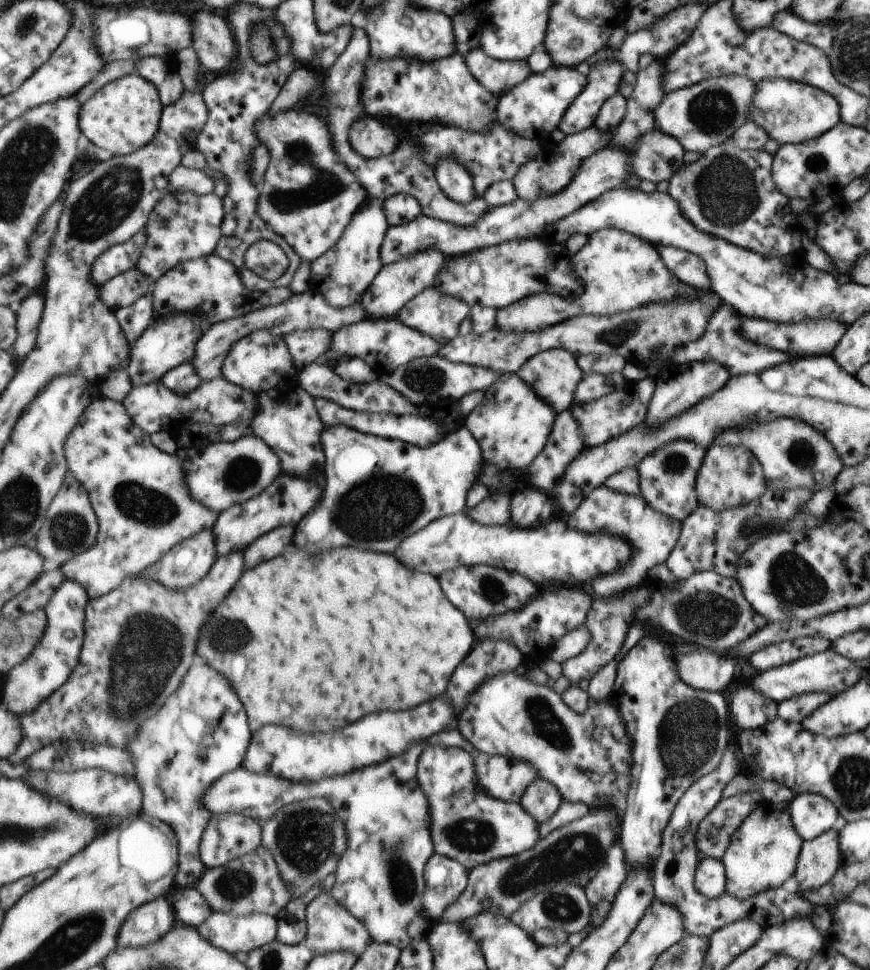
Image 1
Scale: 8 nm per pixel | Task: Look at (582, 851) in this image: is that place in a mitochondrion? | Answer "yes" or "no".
yes

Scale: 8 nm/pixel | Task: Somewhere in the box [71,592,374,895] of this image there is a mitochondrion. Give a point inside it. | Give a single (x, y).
(141, 681)

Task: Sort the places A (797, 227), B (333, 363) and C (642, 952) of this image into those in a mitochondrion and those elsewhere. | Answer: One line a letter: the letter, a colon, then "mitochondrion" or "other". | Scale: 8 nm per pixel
A: other
B: other
C: other

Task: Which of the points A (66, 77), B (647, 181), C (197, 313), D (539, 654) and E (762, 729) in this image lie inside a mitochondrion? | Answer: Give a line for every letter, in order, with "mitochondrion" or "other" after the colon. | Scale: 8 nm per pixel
A: other
B: other
C: other
D: other
E: other

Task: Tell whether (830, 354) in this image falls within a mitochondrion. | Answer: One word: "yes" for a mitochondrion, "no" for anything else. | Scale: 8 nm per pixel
no

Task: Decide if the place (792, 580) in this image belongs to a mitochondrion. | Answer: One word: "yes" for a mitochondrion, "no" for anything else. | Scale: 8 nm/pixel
yes

